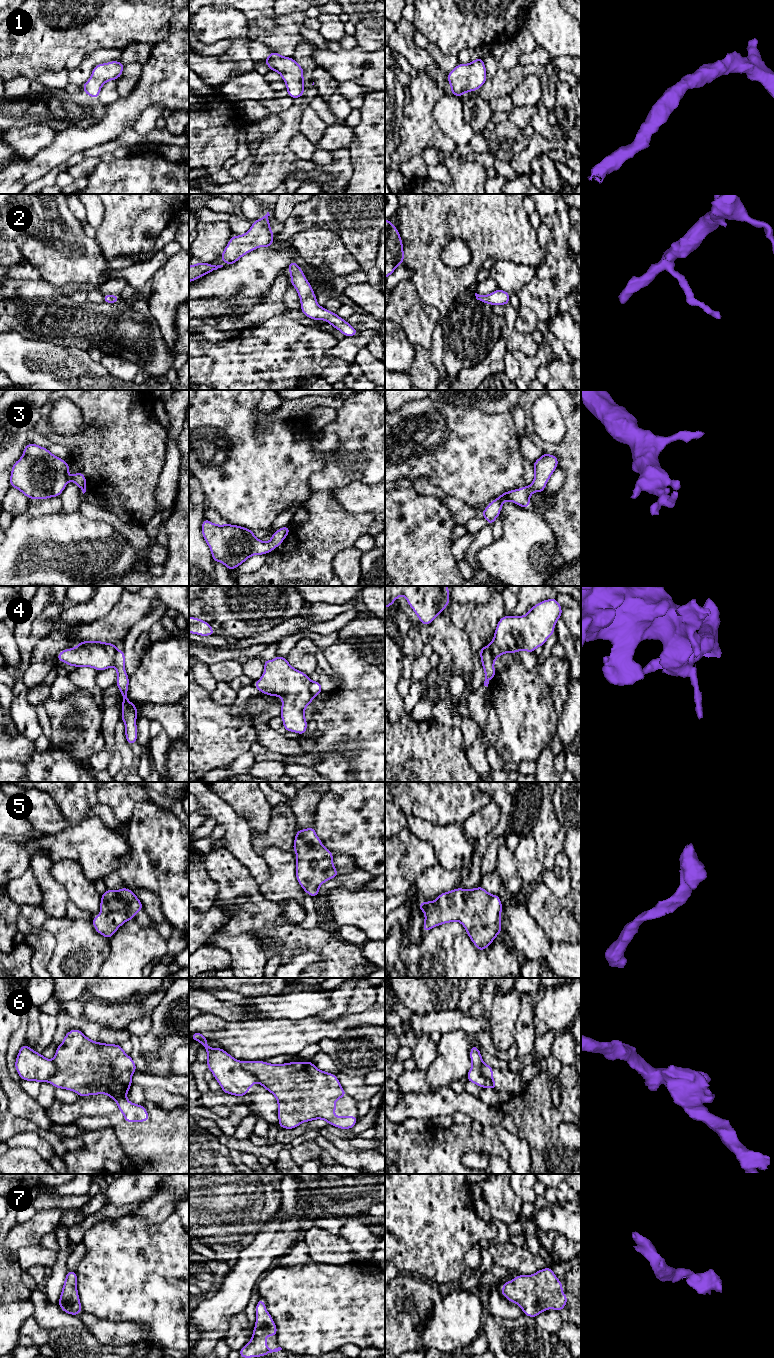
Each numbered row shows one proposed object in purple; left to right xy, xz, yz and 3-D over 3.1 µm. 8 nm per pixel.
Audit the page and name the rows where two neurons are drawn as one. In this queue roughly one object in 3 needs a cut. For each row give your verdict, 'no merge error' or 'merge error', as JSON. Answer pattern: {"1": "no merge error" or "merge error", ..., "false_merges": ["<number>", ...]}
{"1": "no merge error", "2": "no merge error", "3": "no merge error", "4": "merge error", "5": "no merge error", "6": "merge error", "7": "no merge error", "false_merges": ["4", "6"]}

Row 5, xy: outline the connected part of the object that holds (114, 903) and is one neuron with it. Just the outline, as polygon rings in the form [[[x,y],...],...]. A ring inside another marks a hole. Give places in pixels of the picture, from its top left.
[[[123,887],[120,890],[107,889],[101,895],[99,912],[92,919],[97,933],[111,940],[112,935],[126,921],[134,919],[137,912],[143,910],[142,902],[134,891]]]

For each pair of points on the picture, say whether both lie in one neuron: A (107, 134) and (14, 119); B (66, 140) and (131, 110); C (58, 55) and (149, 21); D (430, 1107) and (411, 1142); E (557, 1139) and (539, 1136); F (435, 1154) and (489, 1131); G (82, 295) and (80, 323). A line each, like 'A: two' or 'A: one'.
A: two
B: one
C: one
D: two
E: two
F: two
G: two

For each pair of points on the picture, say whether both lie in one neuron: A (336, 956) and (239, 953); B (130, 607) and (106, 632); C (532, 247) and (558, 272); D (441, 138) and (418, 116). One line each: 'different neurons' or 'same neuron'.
A: different neurons
B: same neuron
C: different neurons
D: same neuron

